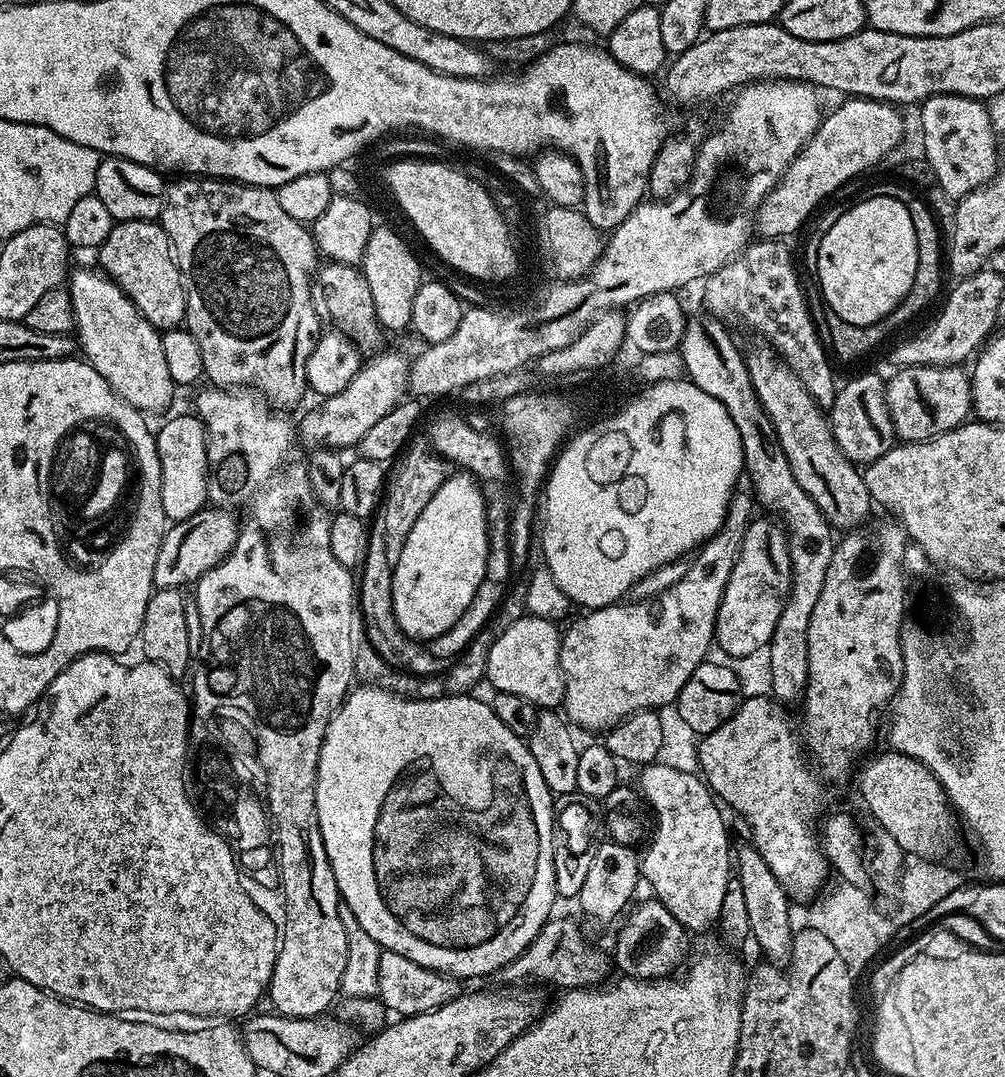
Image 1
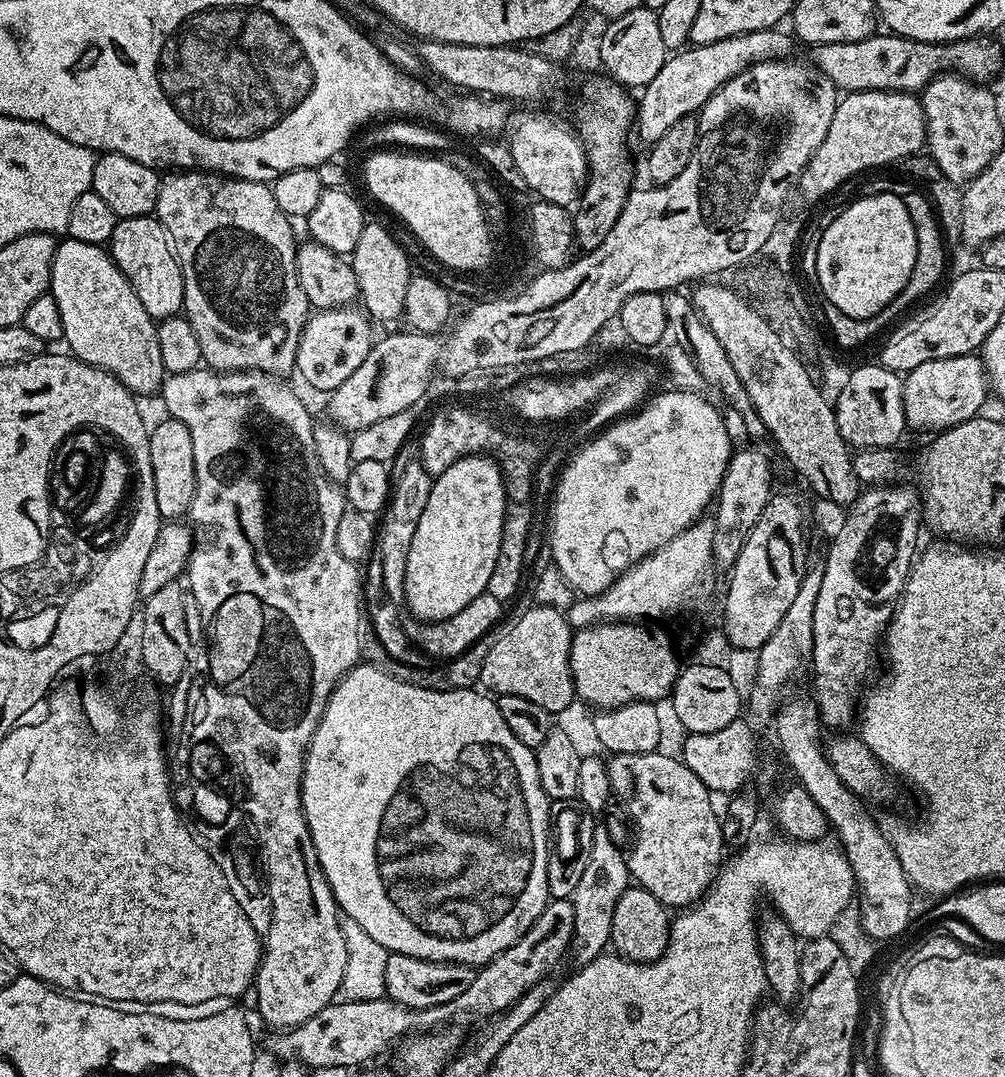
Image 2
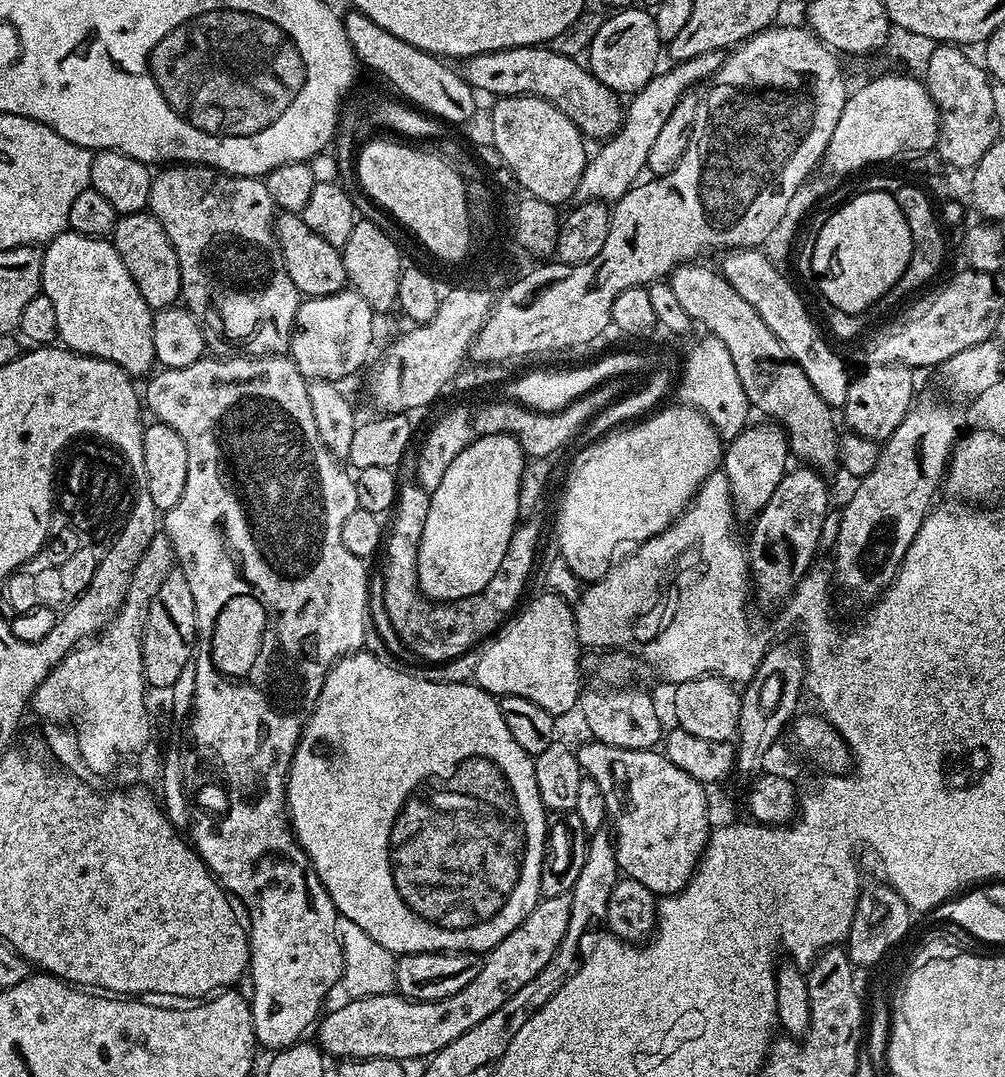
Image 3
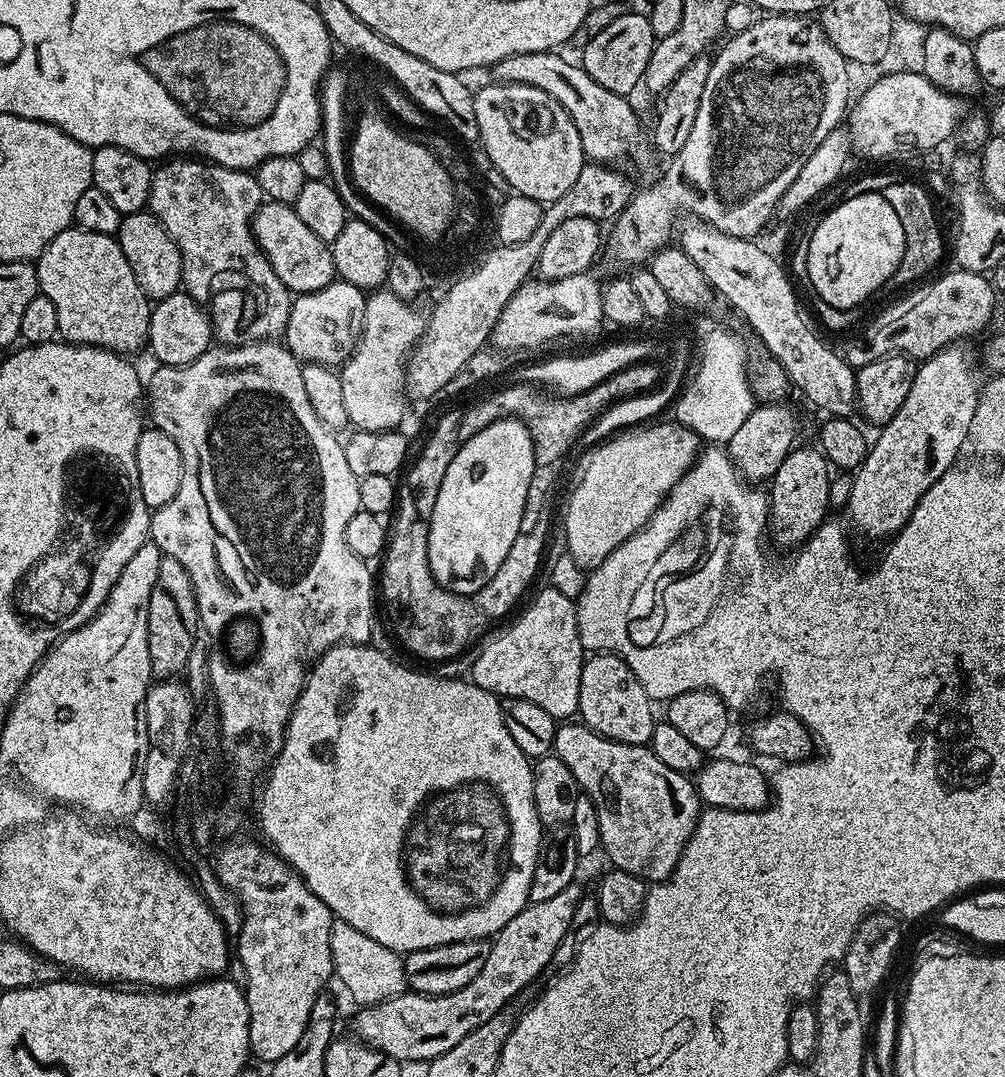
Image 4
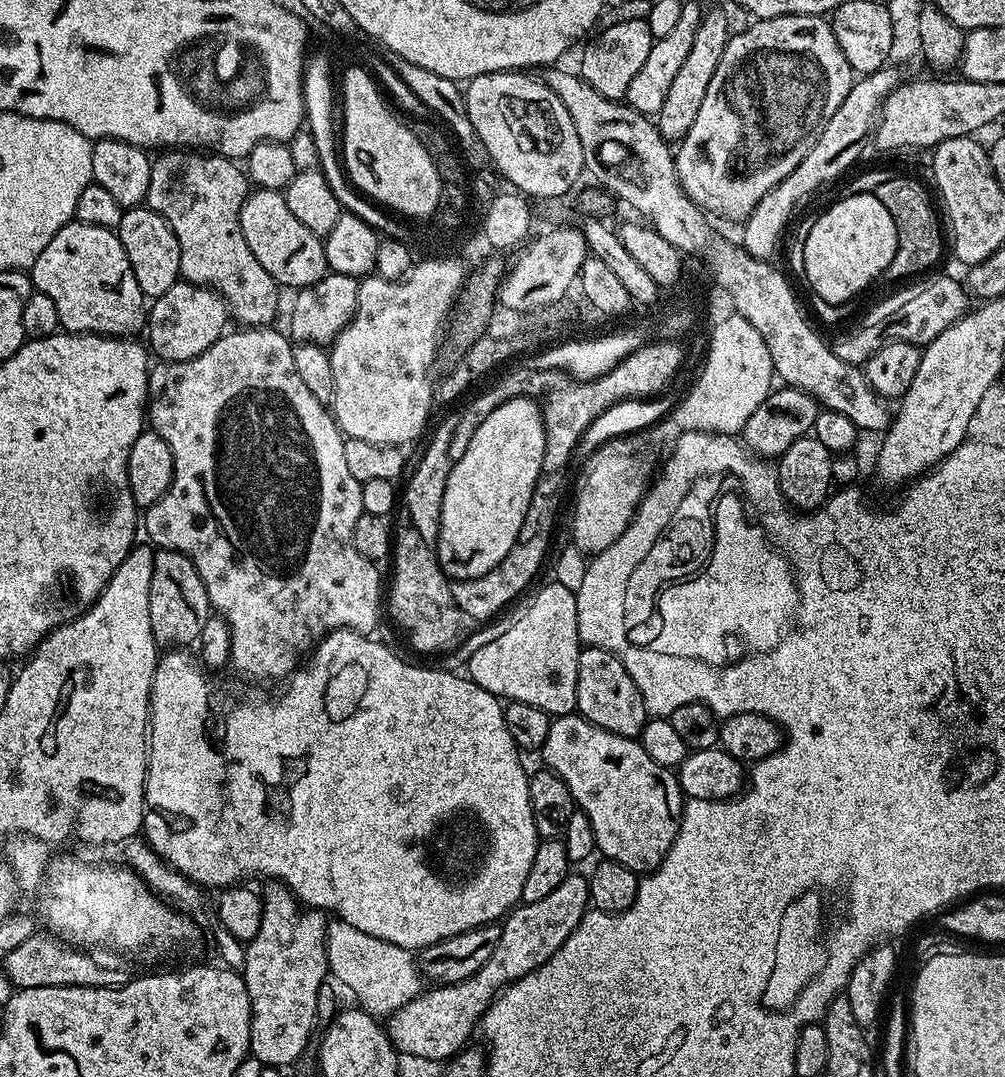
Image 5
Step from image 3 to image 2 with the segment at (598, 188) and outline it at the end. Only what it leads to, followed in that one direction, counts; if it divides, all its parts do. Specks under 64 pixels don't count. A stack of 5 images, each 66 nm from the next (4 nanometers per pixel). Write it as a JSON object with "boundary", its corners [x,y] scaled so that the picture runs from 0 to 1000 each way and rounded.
{"boundary":[[[775,25],[763,26],[762,28],[754,28],[746,32],[734,32],[730,35],[718,35],[718,39],[706,39],[705,41],[695,41],[692,43],[682,44],[680,46],[673,46],[662,56],[659,65],[655,65],[655,69],[651,69],[651,72],[647,72],[647,76],[636,86],[635,96],[631,100],[631,126],[641,133],[641,136],[648,136],[655,132],[655,128],[659,128],[659,124],[663,124],[663,121],[667,121],[667,117],[671,117],[671,113],[675,113],[681,108],[688,108],[696,105],[697,100],[704,92],[711,87],[722,76],[726,76],[726,72],[730,72],[740,63],[744,63],[747,59],[753,59],[759,56],[778,56],[789,51],[788,41],[790,37],[783,29],[776,30]]]}

